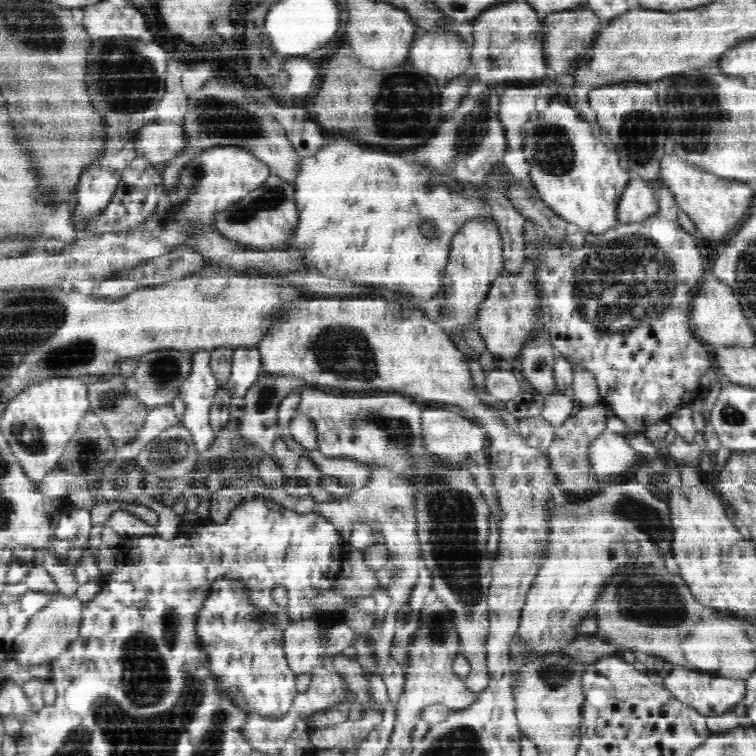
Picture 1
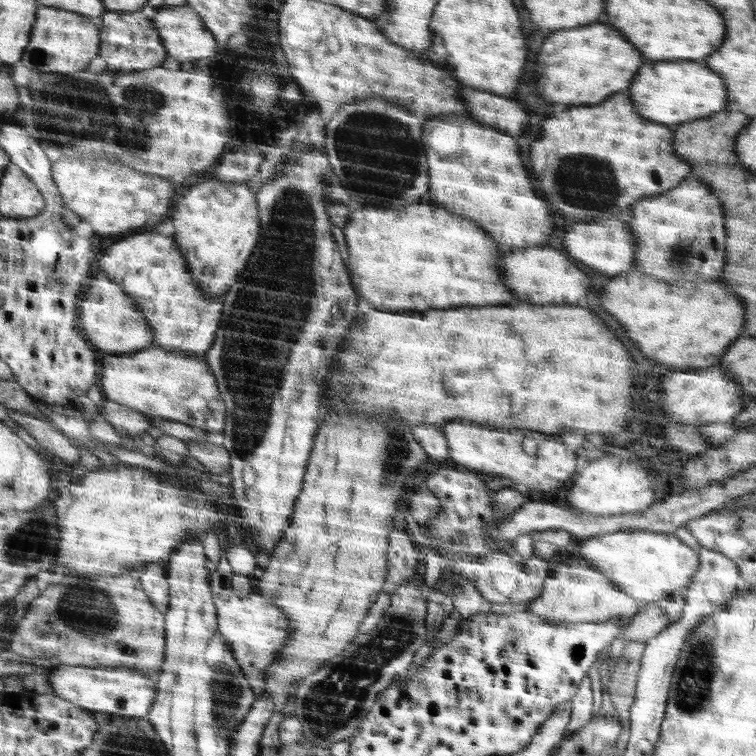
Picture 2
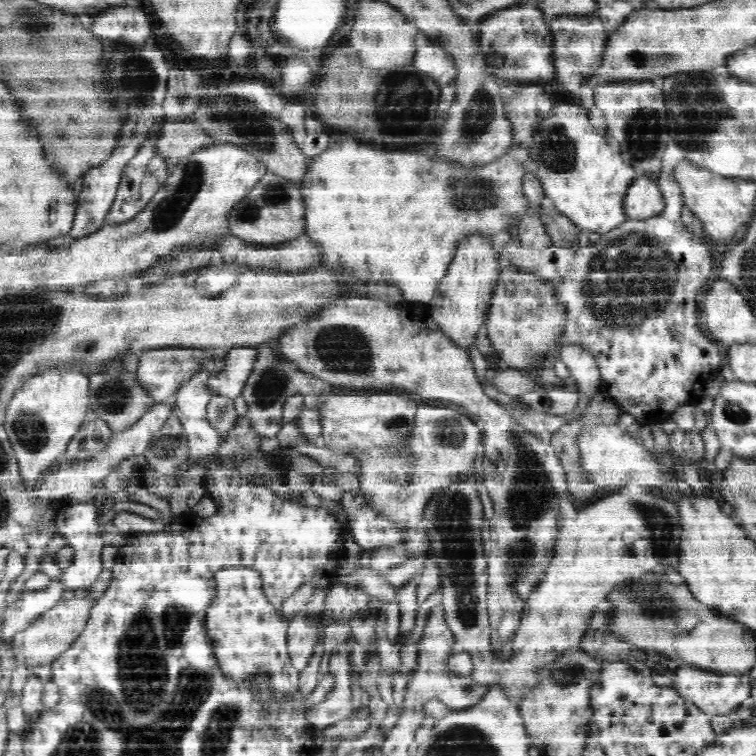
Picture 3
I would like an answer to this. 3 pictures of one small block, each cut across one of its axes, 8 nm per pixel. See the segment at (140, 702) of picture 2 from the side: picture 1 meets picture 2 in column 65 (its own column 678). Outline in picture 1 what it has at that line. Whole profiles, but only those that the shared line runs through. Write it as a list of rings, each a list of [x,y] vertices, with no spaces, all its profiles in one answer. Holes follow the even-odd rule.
[[[682,665],[674,666],[674,672],[666,680],[666,686],[674,690],[674,697],[682,702],[690,703],[696,710],[706,716],[716,716],[729,712],[740,702],[744,703],[747,694],[747,680],[729,678],[729,676],[715,675],[713,672],[688,670]]]

